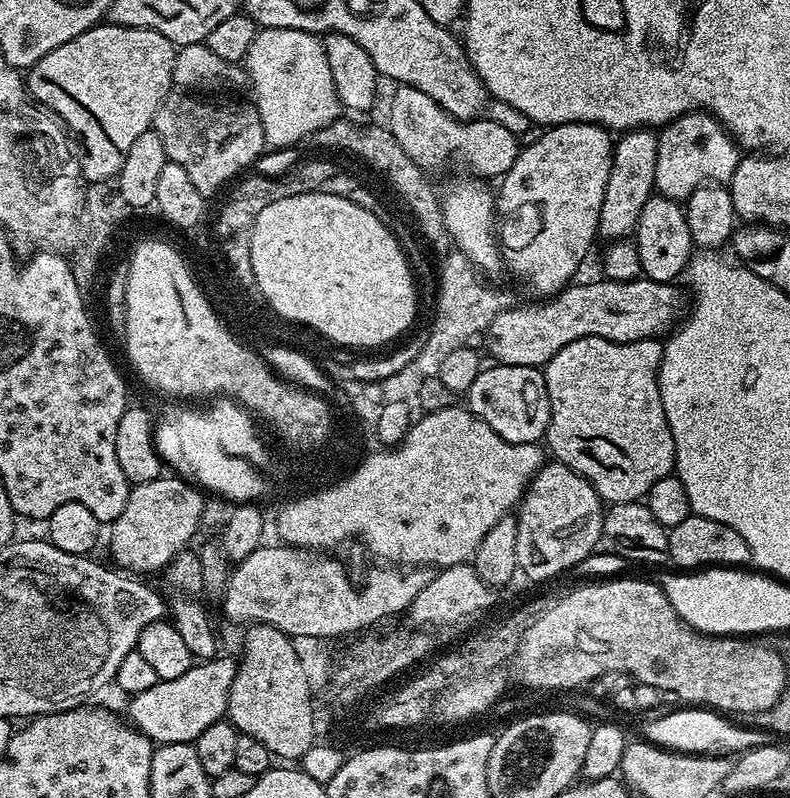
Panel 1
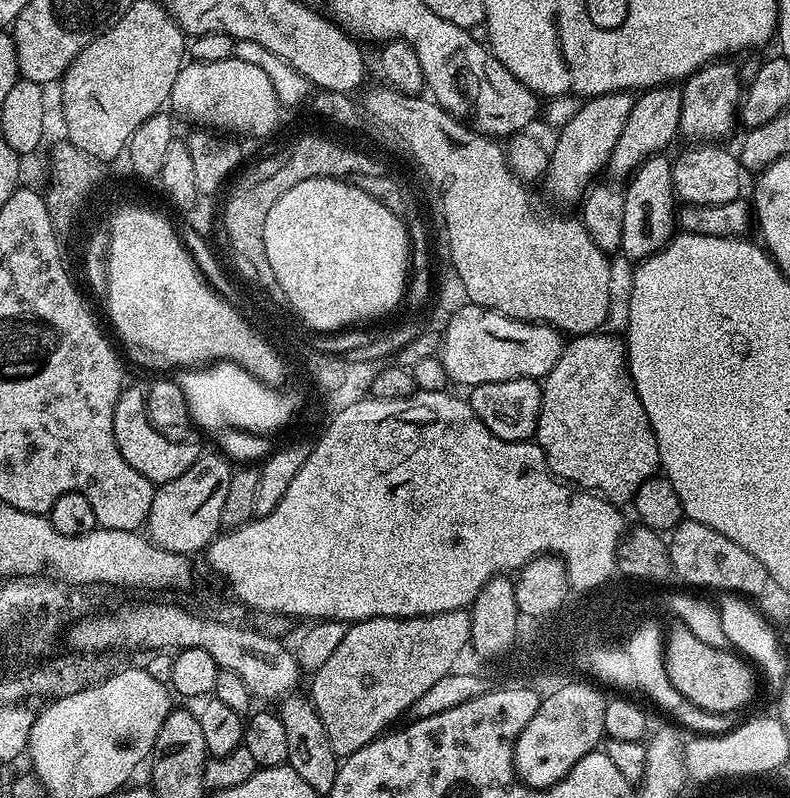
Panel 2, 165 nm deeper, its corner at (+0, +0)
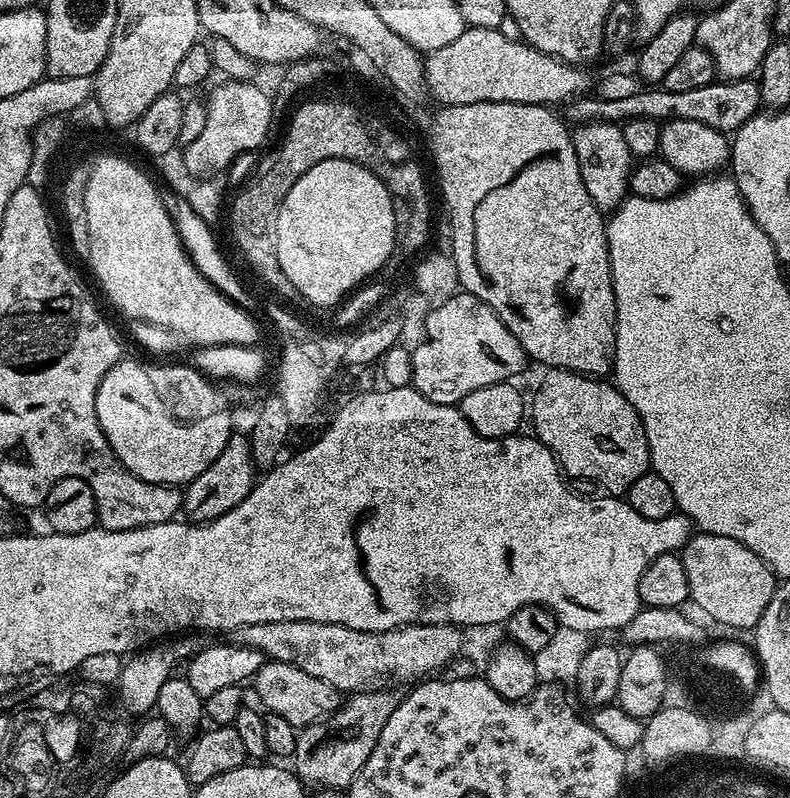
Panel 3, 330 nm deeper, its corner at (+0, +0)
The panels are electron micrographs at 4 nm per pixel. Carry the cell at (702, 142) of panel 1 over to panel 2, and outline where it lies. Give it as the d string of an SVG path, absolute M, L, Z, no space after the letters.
M721 58L704 68L697 68L694 75L682 84L682 118L679 135L689 136L692 142L716 142L719 136L728 136L738 124L738 109L742 99L742 80L736 68Z

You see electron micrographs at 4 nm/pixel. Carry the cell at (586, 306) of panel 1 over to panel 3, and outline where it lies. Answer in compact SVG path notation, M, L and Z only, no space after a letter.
M463 290L429 313L424 336L411 354L411 387L430 398L430 402L453 406L459 405L466 394L482 390L482 386L509 383L526 365L518 338L510 334L493 308Z

